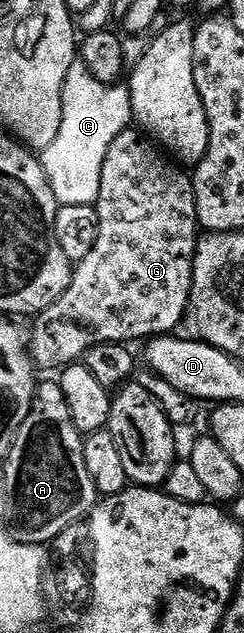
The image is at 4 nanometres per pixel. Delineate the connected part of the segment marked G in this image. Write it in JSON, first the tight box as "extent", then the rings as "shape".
{"extent":[29,128,201,371],"shape":[[[128,128],[109,144],[109,152],[105,152],[105,164],[101,164],[101,192],[99,201],[94,208],[97,212],[97,220],[100,221],[99,235],[92,251],[80,262],[74,263],[71,272],[71,287],[64,292],[49,308],[45,308],[34,319],[35,331],[29,334],[29,349],[31,360],[40,371],[62,371],[64,366],[78,363],[89,352],[89,348],[100,346],[106,342],[121,342],[135,344],[138,338],[150,340],[171,336],[176,333],[179,325],[184,325],[191,308],[191,289],[193,288],[193,264],[195,263],[195,245],[198,244],[201,234],[197,229],[195,216],[195,184],[192,175],[179,162],[172,160],[150,137],[139,128]]]}

